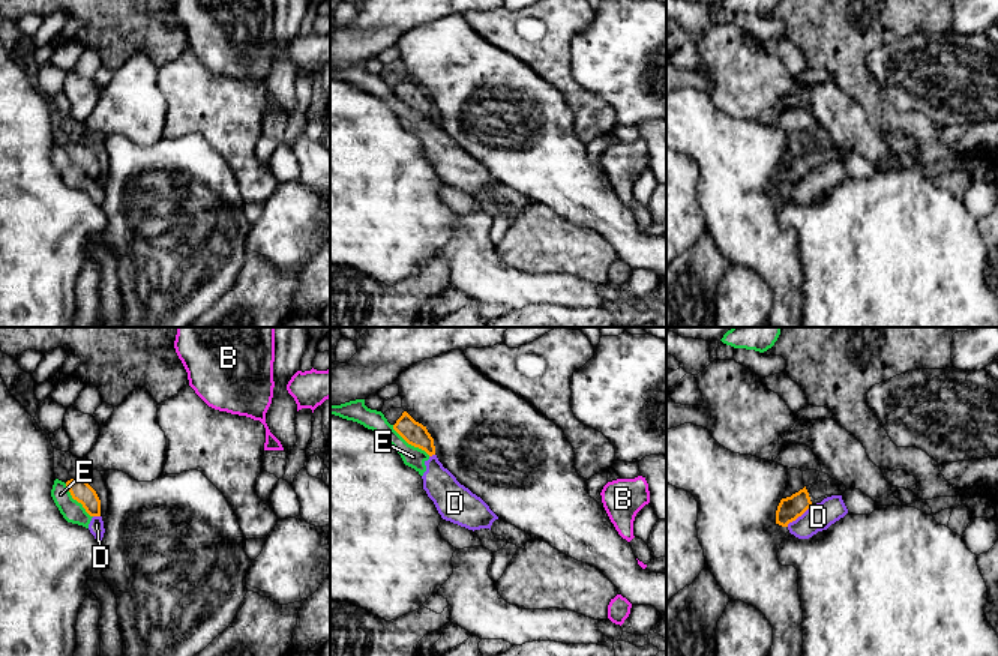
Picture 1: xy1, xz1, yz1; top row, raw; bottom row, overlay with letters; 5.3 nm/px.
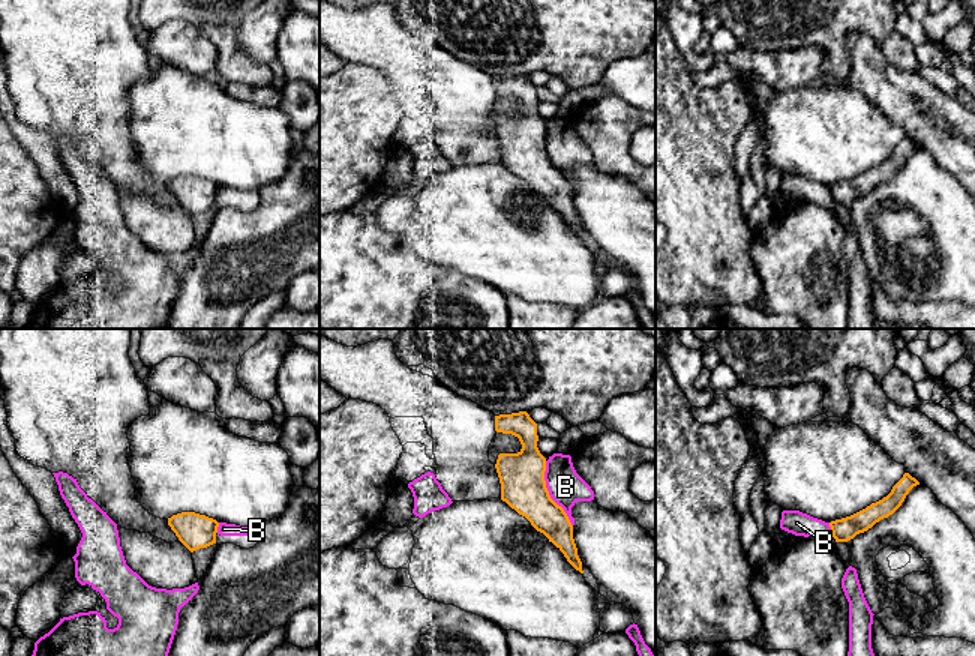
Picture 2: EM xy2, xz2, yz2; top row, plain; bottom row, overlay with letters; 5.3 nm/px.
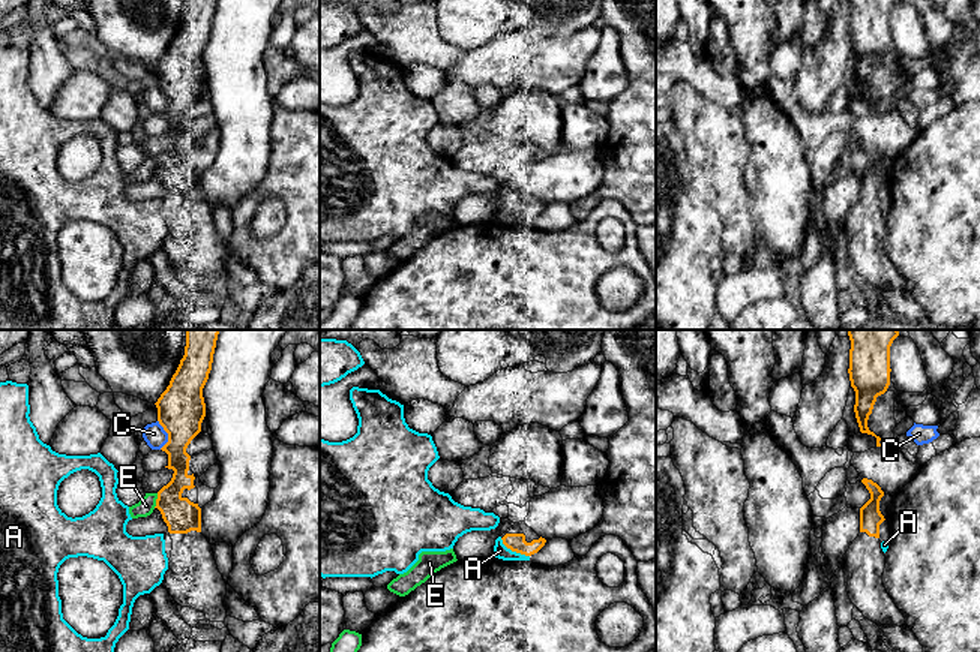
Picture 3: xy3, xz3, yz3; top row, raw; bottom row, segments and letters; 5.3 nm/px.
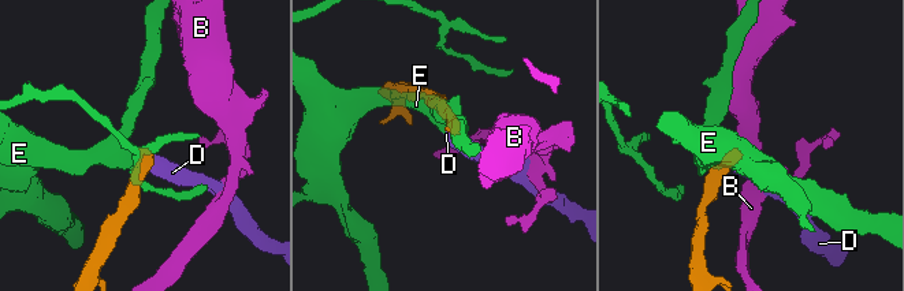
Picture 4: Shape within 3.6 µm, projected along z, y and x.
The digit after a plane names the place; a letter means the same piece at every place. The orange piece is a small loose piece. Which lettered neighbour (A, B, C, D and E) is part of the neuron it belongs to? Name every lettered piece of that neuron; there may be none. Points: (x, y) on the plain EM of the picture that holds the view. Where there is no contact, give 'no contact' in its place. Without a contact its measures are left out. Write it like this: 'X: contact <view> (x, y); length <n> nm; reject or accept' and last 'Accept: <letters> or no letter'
A: contact xz3 (514, 215); length 190 nm; reject
B: contact xz2 (548, 158); length 380 nm; reject
C: contact xy3 (168, 99); length 160 nm; reject
D: contact yz1 (799, 179); length 180 nm; reject
E: contact xz1 (410, 107); length 260 nm; reject
Accept: no letter

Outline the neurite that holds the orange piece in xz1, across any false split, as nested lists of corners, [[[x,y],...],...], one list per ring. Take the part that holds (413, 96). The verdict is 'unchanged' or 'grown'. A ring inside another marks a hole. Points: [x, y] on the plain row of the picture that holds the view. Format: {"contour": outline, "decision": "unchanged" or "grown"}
{"contour": [[[407,75],[396,84],[393,93],[411,110],[425,114],[429,120],[435,119],[434,102],[426,90],[416,86]]], "decision": "unchanged"}

